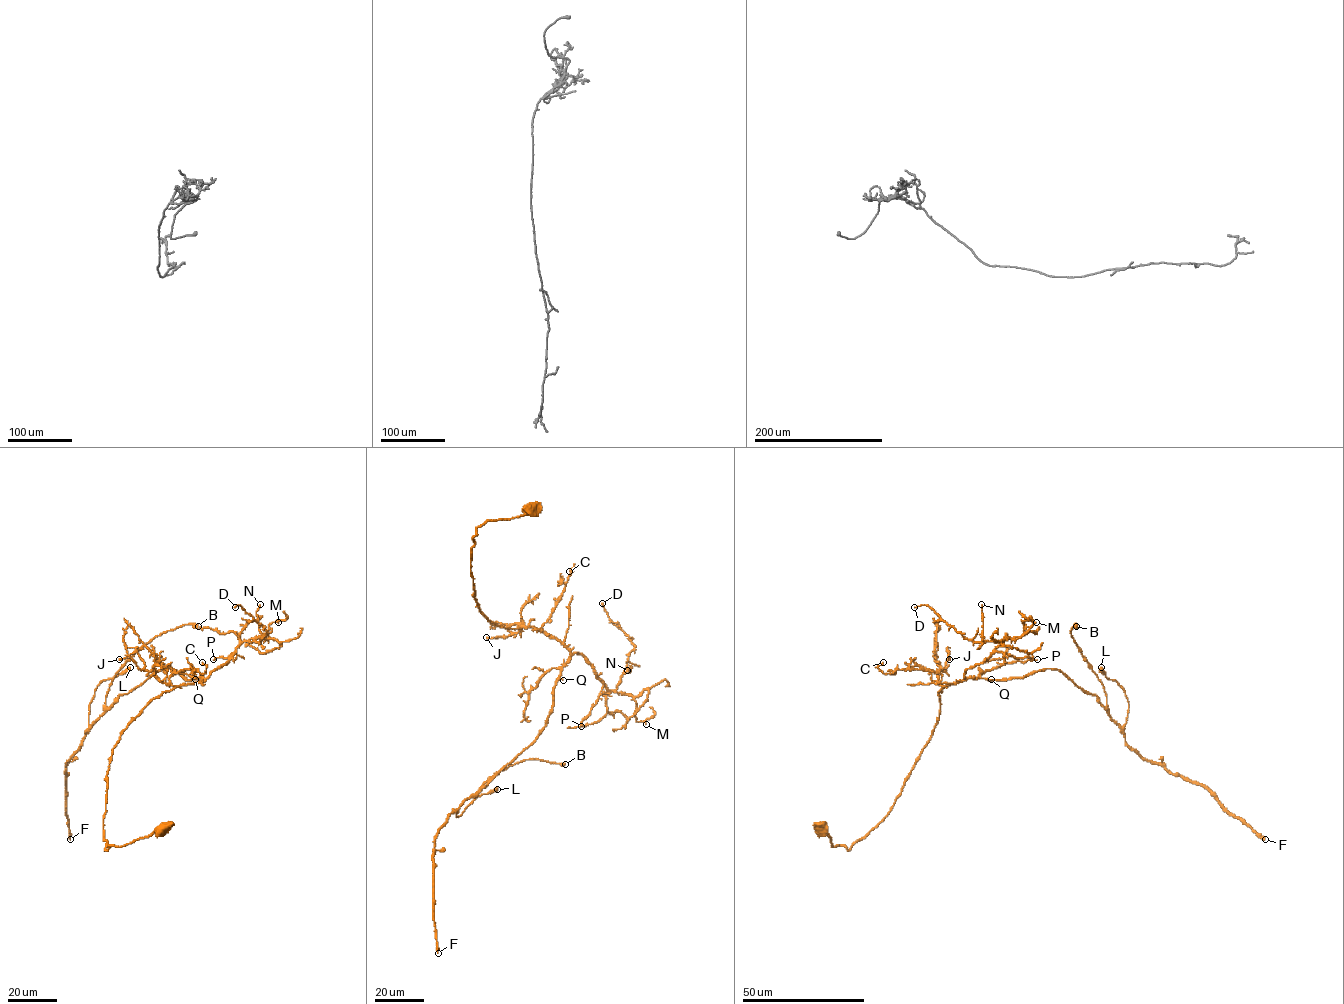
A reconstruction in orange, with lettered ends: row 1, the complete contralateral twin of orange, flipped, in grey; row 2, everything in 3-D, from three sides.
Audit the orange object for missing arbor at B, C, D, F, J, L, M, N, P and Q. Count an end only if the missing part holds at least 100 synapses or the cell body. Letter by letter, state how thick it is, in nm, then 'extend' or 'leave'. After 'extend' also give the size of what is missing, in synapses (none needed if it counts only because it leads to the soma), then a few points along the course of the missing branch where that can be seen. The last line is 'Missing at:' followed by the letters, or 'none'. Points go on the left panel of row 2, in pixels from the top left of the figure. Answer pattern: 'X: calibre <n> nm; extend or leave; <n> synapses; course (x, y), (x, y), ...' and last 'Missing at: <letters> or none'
B: calibre 750 nm; leave
C: calibre 150 nm; leave
D: calibre 110 nm; leave
F: calibre 440 nm; extend; 300 synapses; course (70, 839), (80, 954), (122, 1001), (172, 959), (117, 972), (142, 947), (141, 924)
J: calibre 260 nm; leave
L: calibre 600 nm; leave
M: calibre 150 nm; leave
N: calibre 150 nm; leave
P: calibre 240 nm; leave
Q: calibre 110 nm; leave
Missing at: F

